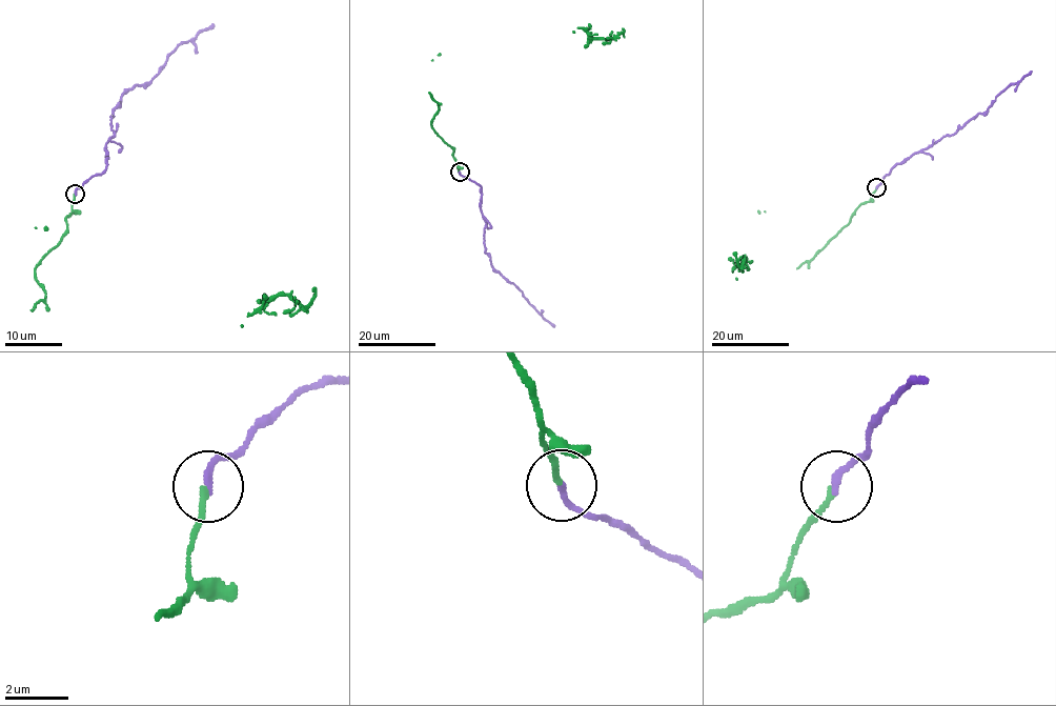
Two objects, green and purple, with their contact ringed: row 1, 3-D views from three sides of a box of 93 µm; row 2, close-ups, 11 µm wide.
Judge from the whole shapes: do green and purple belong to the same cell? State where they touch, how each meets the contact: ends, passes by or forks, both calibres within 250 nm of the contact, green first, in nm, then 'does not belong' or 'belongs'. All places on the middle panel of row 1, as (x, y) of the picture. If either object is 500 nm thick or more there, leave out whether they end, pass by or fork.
(460, 172) | green ends | purple ends | 170/220 nm | belongs

